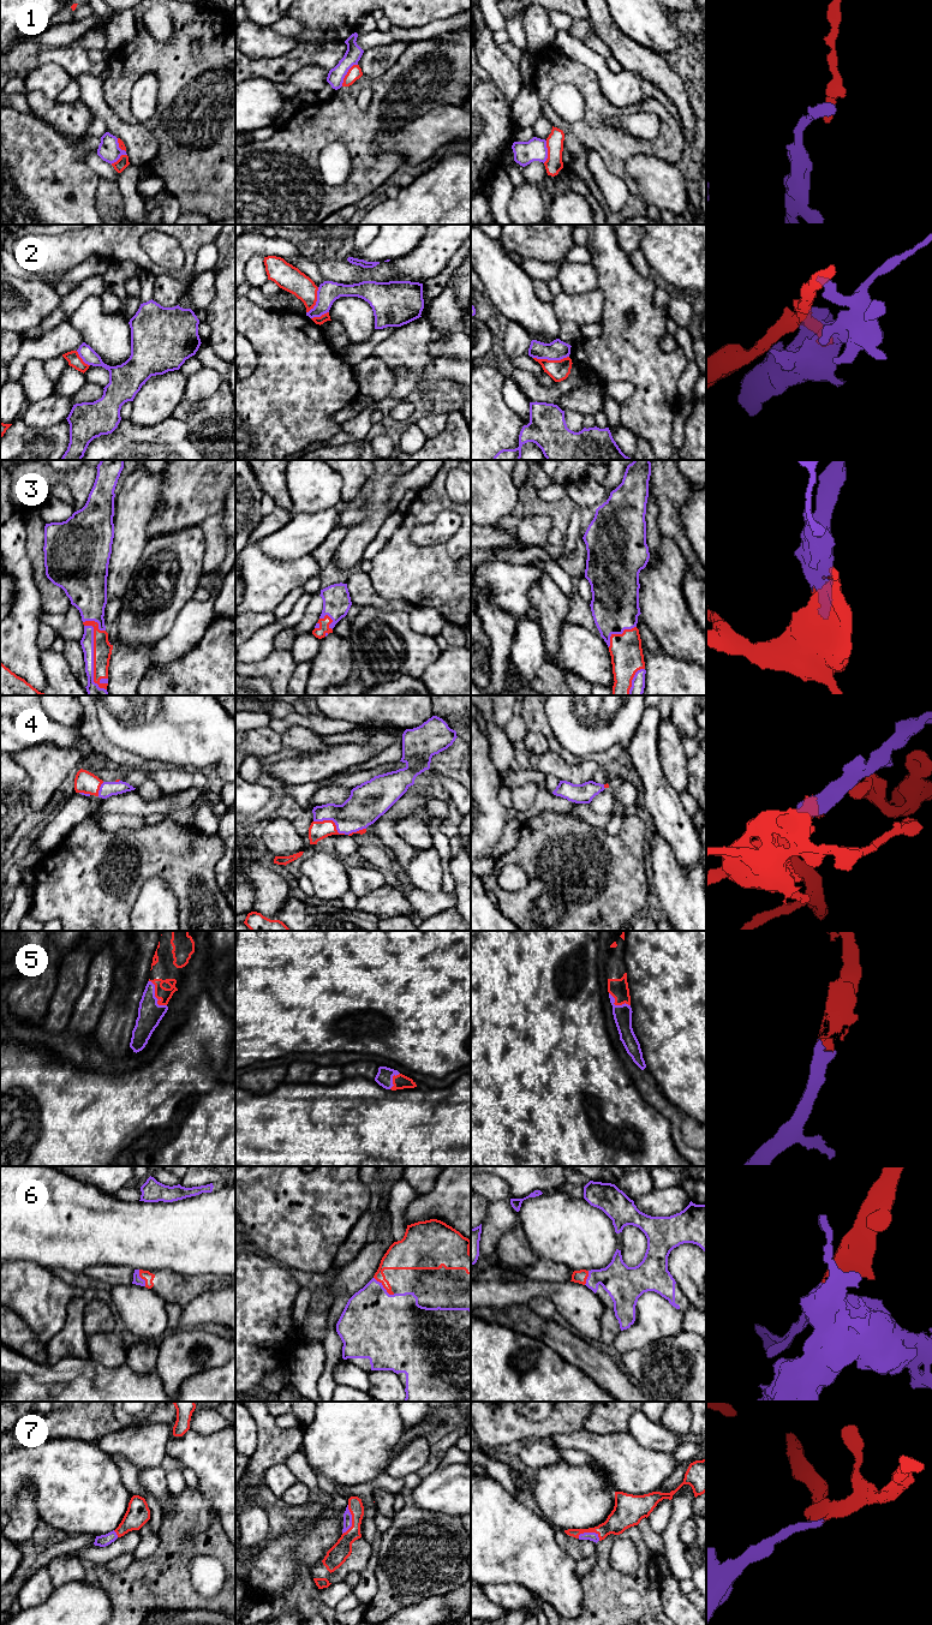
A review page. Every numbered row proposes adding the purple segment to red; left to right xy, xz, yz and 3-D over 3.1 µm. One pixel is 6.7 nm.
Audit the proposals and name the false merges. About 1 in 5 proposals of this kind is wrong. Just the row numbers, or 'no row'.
1, 2

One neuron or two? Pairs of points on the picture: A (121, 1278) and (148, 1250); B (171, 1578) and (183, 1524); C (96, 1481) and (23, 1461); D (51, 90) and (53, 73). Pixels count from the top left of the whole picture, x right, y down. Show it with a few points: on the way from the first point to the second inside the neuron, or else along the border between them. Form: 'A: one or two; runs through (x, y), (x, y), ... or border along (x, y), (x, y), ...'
A: two; border along (103, 1264), (127, 1265), (133, 1270)
B: one; runs through (172, 1565), (180, 1537)
C: one; runs through (78, 1481), (73, 1481), (59, 1470), (41, 1467)
D: one; runs through (51, 87), (51, 77)

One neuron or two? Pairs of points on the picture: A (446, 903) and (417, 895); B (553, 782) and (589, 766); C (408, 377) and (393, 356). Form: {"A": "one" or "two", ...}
{"A": "one", "B": "two", "C": "one"}

